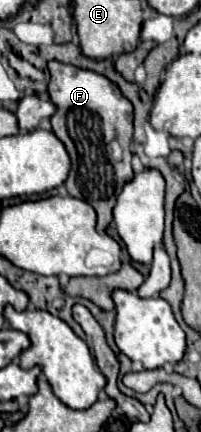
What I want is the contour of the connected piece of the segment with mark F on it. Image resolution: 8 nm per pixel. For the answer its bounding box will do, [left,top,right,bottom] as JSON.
[48,60,134,232]

